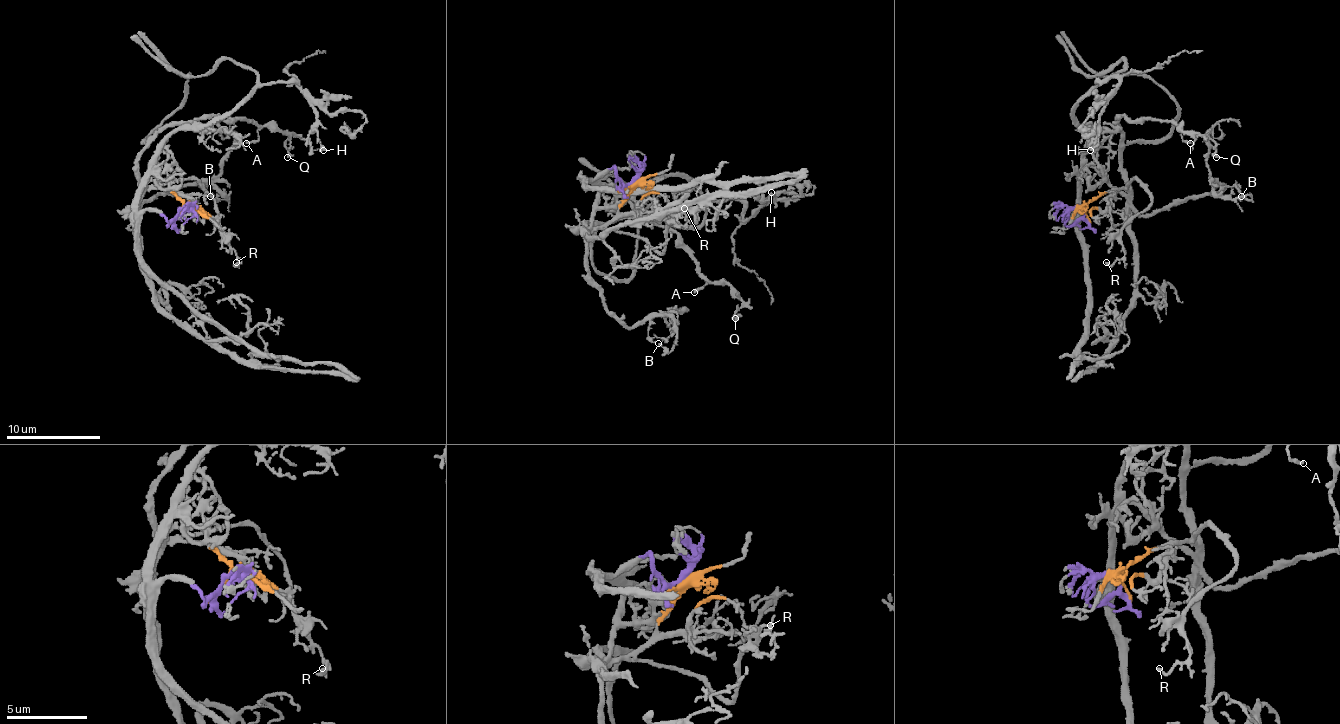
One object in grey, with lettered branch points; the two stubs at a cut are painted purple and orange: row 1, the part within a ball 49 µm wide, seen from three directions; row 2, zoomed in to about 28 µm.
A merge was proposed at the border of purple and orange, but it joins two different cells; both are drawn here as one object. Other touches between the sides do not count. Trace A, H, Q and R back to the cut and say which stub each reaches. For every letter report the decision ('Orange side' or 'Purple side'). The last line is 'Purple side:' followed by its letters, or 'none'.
A: Orange side
H: Purple side
Q: Orange side
R: Orange side
Purple side: H

